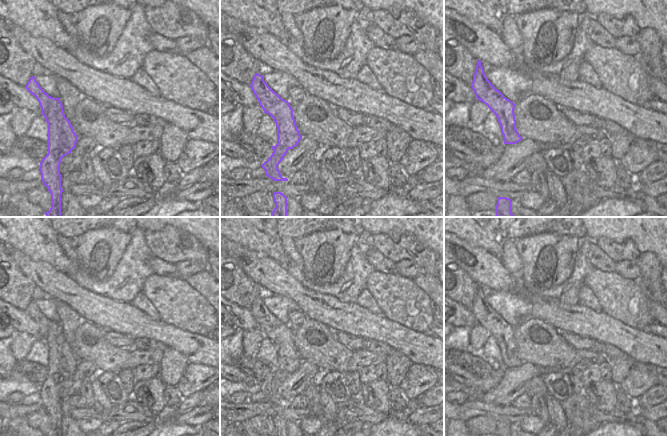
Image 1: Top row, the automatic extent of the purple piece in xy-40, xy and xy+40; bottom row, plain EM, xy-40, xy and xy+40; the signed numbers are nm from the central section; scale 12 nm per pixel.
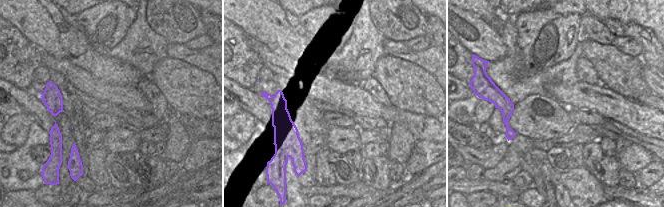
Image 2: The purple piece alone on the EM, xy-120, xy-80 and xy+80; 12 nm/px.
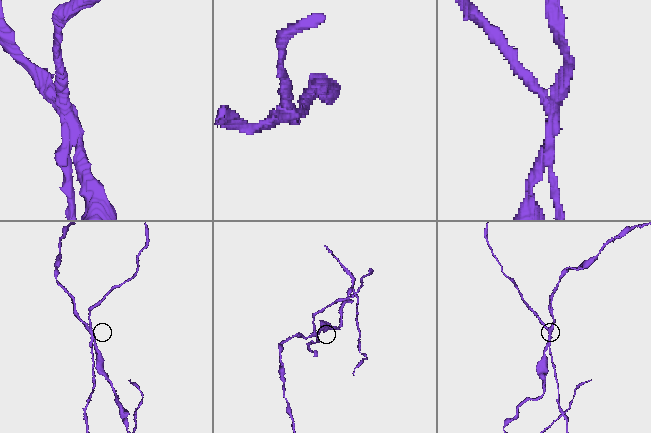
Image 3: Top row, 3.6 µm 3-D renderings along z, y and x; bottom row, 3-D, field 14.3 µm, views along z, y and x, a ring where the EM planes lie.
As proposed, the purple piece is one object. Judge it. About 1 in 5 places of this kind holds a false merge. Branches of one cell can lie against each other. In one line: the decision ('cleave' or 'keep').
cleave

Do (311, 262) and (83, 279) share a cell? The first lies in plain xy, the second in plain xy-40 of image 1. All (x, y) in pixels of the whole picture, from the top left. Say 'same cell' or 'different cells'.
different cells

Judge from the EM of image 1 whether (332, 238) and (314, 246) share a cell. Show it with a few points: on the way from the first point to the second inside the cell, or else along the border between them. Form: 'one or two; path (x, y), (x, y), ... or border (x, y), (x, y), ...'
one; path (328, 240), (318, 245)

